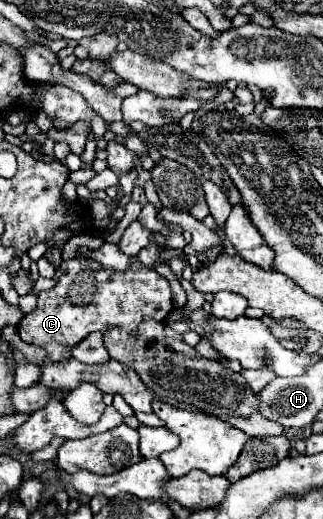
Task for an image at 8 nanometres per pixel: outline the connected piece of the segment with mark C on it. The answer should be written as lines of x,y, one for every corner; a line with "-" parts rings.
133,257
133,265
129,265
127,271
91,271
87,259
71,259
61,263
55,277
59,283
53,289
39,293
37,309
25,315
17,325
21,339
29,345
43,347
51,361
69,361
71,349
93,331
111,327
133,331
141,323
141,317
151,315
155,321
163,321
165,315
173,311
169,281
157,271
141,265
137,257

